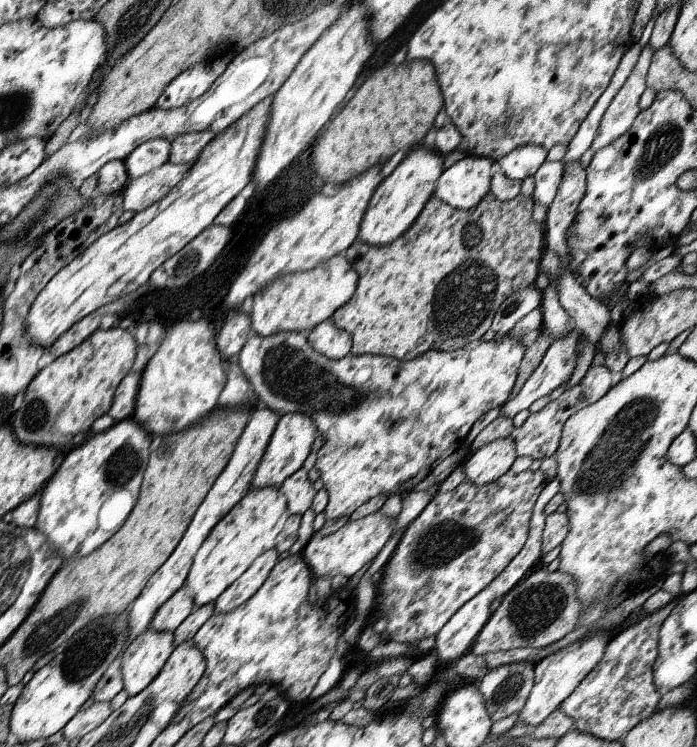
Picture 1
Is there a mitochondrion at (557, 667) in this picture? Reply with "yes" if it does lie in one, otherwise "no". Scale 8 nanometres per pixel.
no

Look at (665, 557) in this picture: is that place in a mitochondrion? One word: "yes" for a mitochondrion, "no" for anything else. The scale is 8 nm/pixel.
no

